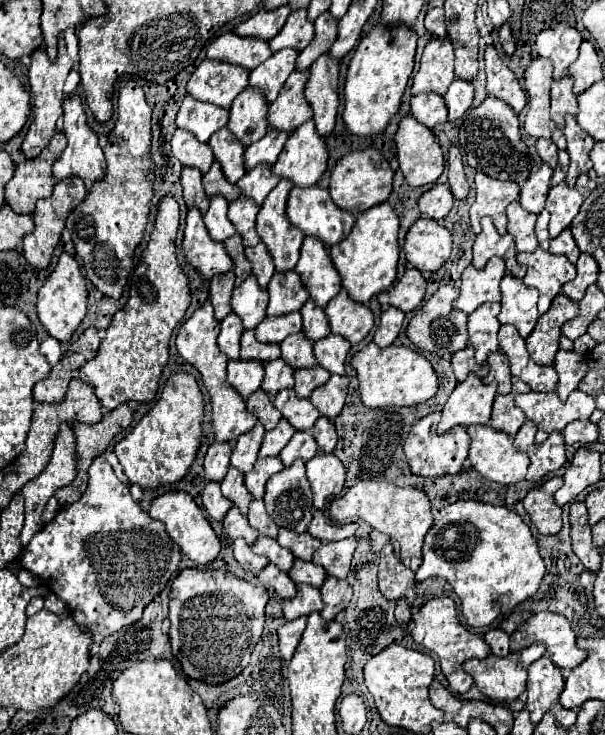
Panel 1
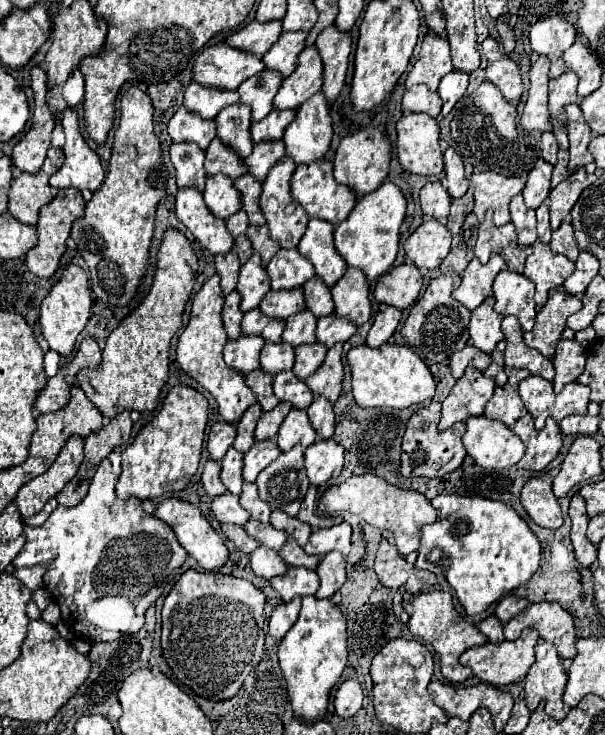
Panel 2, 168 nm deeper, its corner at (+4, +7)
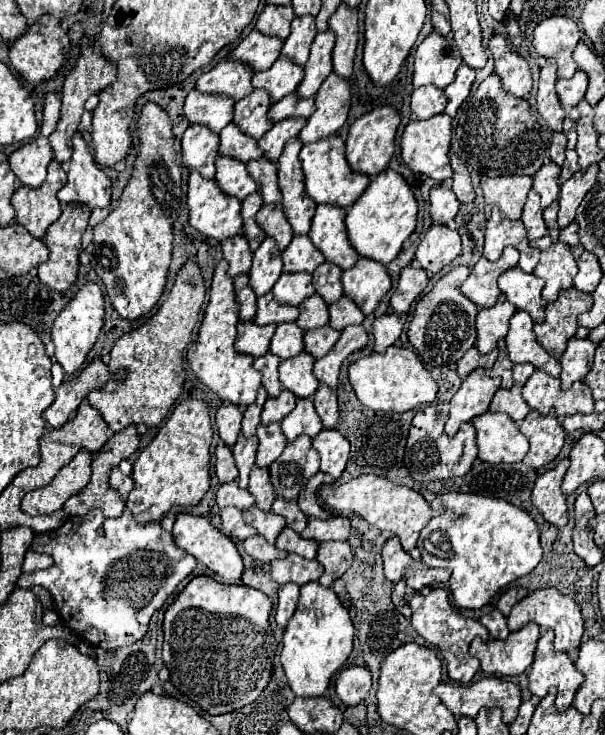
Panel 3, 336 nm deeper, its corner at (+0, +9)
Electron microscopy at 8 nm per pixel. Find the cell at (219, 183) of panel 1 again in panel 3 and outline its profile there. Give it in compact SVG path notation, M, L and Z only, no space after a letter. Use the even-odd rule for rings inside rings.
M233 122L227 124L227 128L219 136L221 136L221 146L219 146L221 156L237 158L241 162L249 162L253 158L263 156L263 150L259 150L257 140L247 136L247 134L243 134L239 130L239 126L235 126Z

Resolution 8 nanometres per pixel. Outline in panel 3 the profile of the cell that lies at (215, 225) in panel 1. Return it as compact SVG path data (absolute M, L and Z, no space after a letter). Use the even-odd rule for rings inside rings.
M219 156L215 164L217 164L215 180L219 182L219 186L225 194L245 200L249 194L253 194L257 190L255 180L251 178L251 174L247 174L245 162L235 162L235 158Z

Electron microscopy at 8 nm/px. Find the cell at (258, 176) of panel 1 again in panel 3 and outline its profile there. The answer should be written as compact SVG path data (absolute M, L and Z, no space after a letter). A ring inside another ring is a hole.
M285 118L283 122L277 122L261 140L259 140L259 148L263 150L263 154L271 160L277 162L277 158L283 152L283 146L289 138L295 138L299 134L299 130L305 126L305 118Z

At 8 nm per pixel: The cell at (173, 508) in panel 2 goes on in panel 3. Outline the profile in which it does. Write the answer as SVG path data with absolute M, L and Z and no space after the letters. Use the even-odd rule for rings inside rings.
M179 514L173 526L173 540L179 548L195 556L201 564L205 564L213 574L223 578L225 582L237 580L243 574L243 560L237 552L237 546L231 542L229 536L219 532L207 518L201 516L189 516L189 514Z

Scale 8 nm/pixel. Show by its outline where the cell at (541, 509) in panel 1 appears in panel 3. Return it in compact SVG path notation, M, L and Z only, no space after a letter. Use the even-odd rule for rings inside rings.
M561 460L555 468L547 470L545 474L541 474L533 486L533 494L531 494L531 502L533 506L541 512L541 516L557 526L563 528L569 520L567 516L567 504L565 504L565 494L561 492L561 482L565 478L565 472L569 468L569 460Z

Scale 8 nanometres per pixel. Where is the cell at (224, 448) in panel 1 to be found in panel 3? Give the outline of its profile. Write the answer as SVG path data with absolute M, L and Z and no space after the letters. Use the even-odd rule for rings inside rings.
M223 404L217 408L217 432L227 446L233 446L239 432L241 432L241 418L243 412L235 404Z

